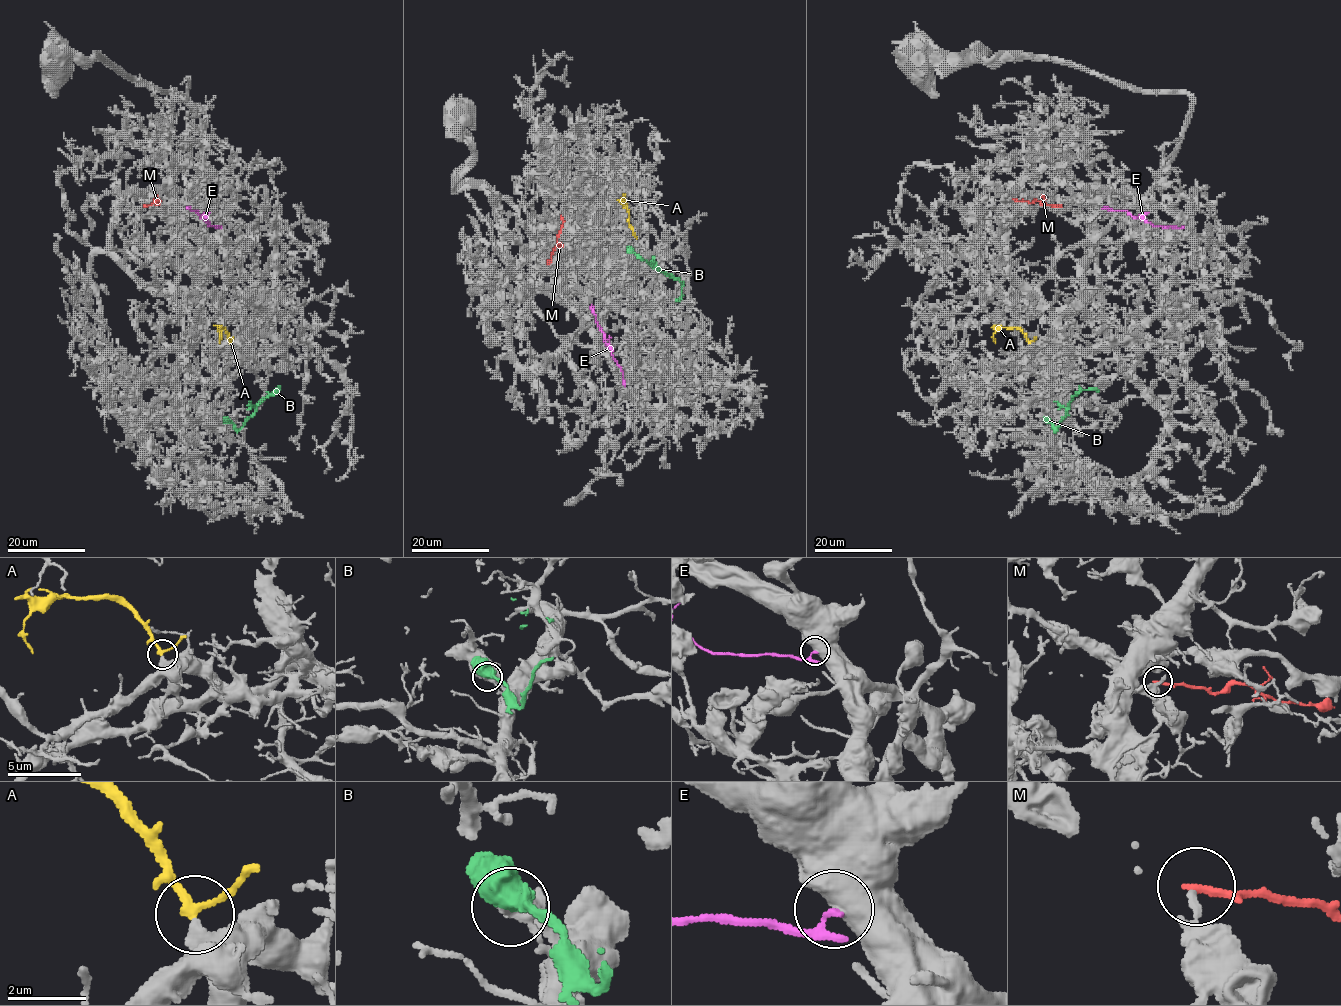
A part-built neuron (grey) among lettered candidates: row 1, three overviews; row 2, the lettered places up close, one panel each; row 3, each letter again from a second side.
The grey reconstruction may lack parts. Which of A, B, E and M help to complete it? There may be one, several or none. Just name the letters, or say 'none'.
A

